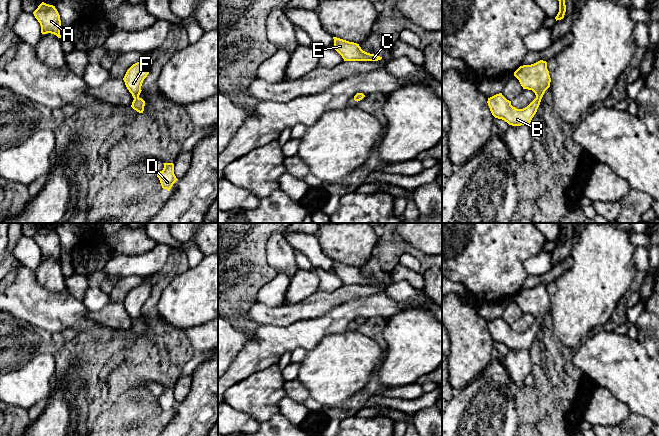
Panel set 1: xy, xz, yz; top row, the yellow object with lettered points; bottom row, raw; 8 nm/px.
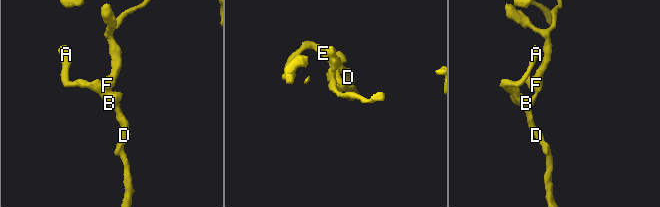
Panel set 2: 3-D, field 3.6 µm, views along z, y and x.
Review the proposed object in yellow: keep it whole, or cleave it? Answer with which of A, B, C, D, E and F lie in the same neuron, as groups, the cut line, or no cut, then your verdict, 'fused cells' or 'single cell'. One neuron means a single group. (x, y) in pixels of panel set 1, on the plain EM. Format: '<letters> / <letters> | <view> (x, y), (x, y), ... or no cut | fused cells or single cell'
A B C D E F | no cut | single cell

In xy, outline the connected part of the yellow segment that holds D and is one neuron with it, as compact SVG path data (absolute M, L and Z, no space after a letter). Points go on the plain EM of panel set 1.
M163 387L164 392L157 398L163 413L170 415L173 408L178 404L174 398L173 387Z

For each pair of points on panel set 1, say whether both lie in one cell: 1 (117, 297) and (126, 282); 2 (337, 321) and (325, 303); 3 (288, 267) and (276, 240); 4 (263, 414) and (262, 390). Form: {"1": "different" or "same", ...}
{"1": "same", "2": "different", "3": "same", "4": "same"}

